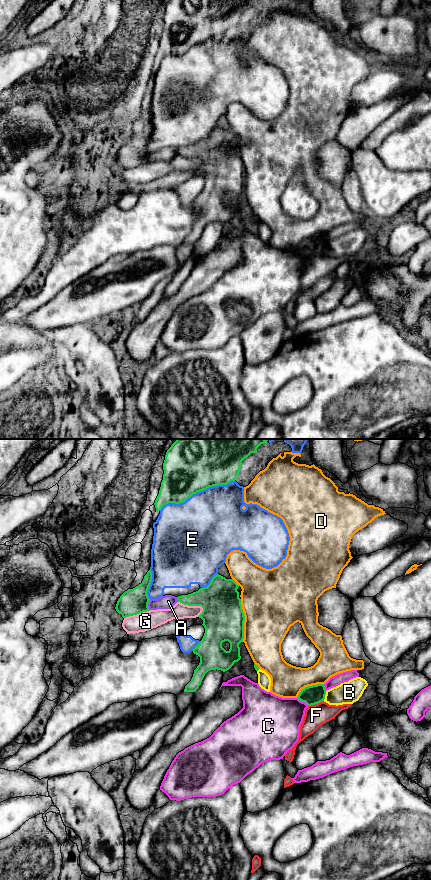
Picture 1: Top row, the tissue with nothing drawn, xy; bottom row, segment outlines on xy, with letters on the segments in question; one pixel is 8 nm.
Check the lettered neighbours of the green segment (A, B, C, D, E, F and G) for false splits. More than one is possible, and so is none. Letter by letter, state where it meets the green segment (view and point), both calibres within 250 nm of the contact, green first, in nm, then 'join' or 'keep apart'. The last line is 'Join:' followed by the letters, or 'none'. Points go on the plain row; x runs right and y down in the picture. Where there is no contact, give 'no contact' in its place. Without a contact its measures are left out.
A: meets green in xy at (147, 156); 220 nm thick on the green side, 110 nm on the other; keep apart
B: meets green in xy at (324, 248); 160 nm thick on the green side, 180 nm on the other; keep apart
C: meets green in xy at (303, 253); 160 nm thick on the green side, 360 nm on the other; keep apart
D: meets green in xy at (244, 172); 340 nm thick on the green side, 460 nm on the other; keep apart
E: meets green in xy at (196, 44); 380 nm thick on the green side, 480 nm on the other; keep apart
F: meets green in xy at (315, 255); 160 nm thick on the green side, 180 nm on the other; keep apart
G: meets green in xy at (191, 157); 320 nm thick on the green side, 130 nm on the other; keep apart
Join: none

